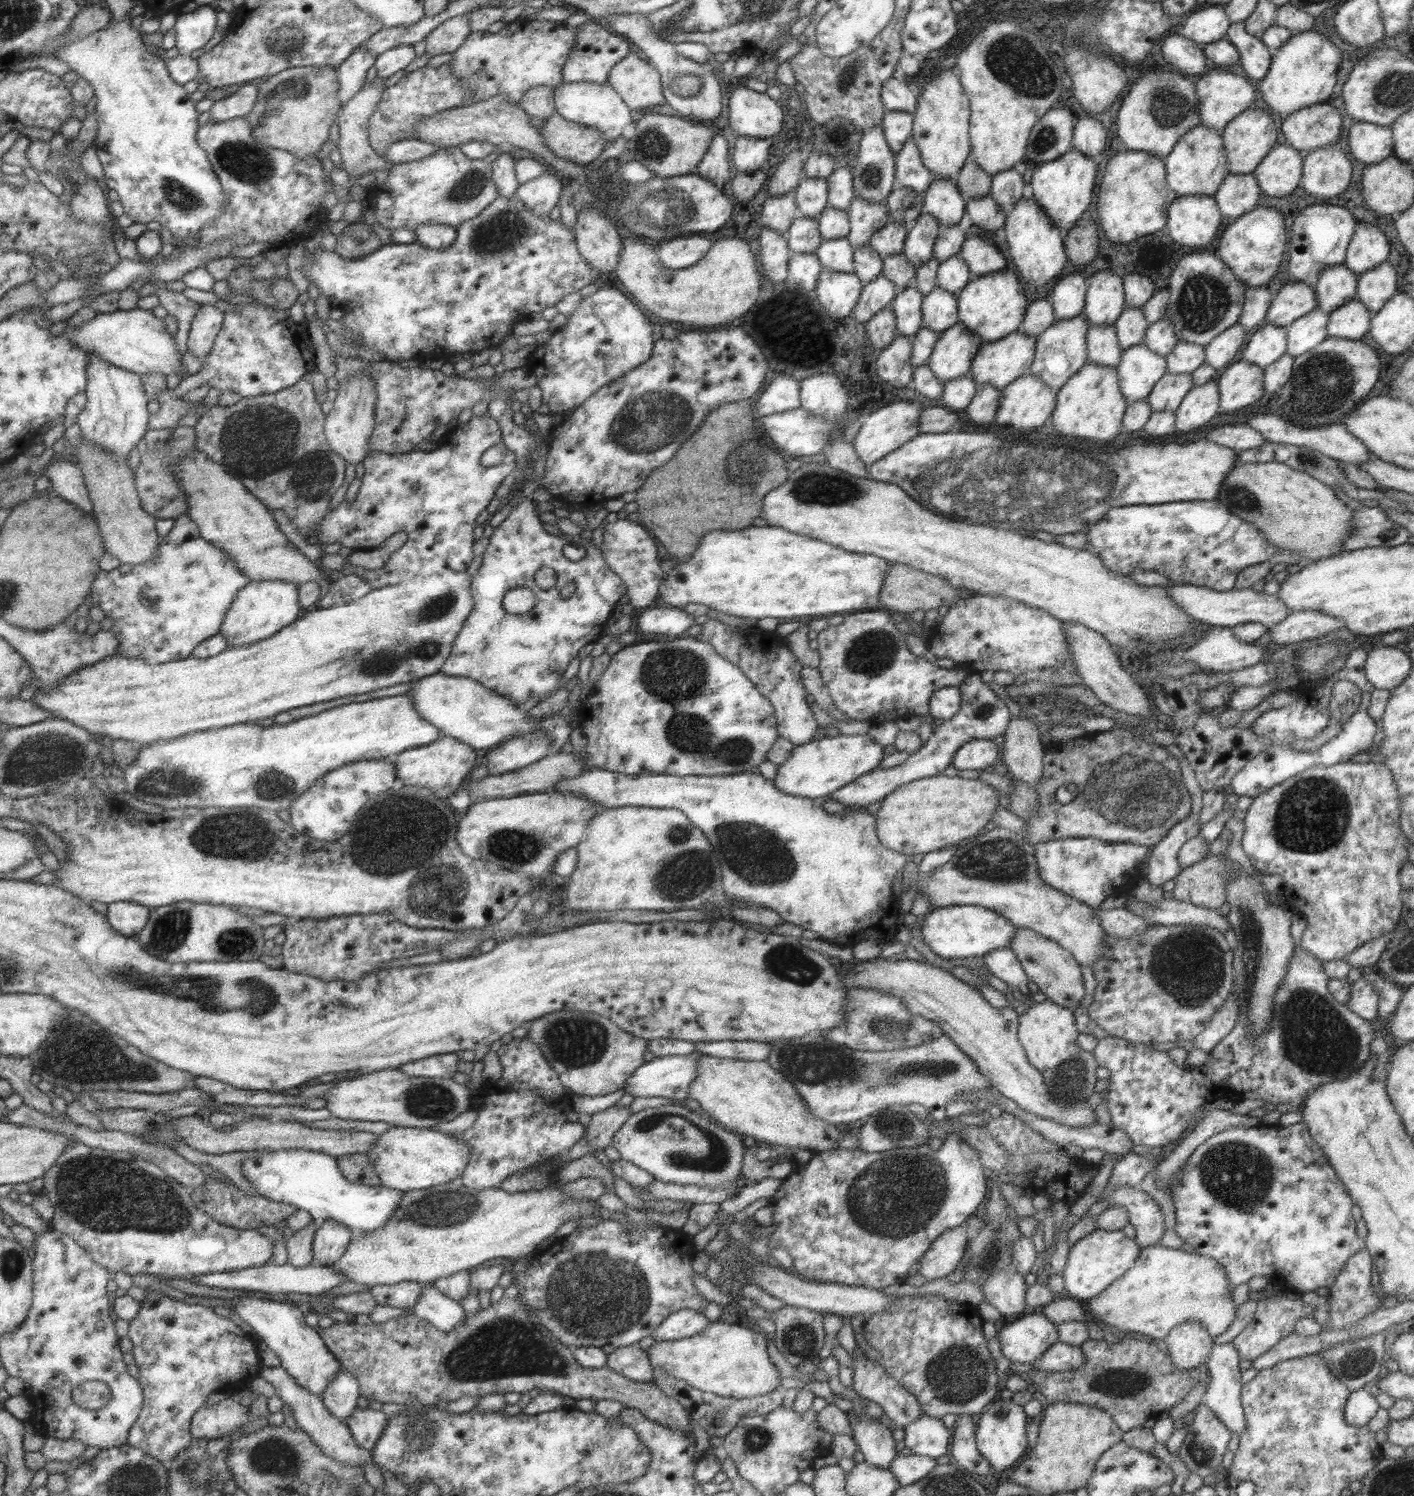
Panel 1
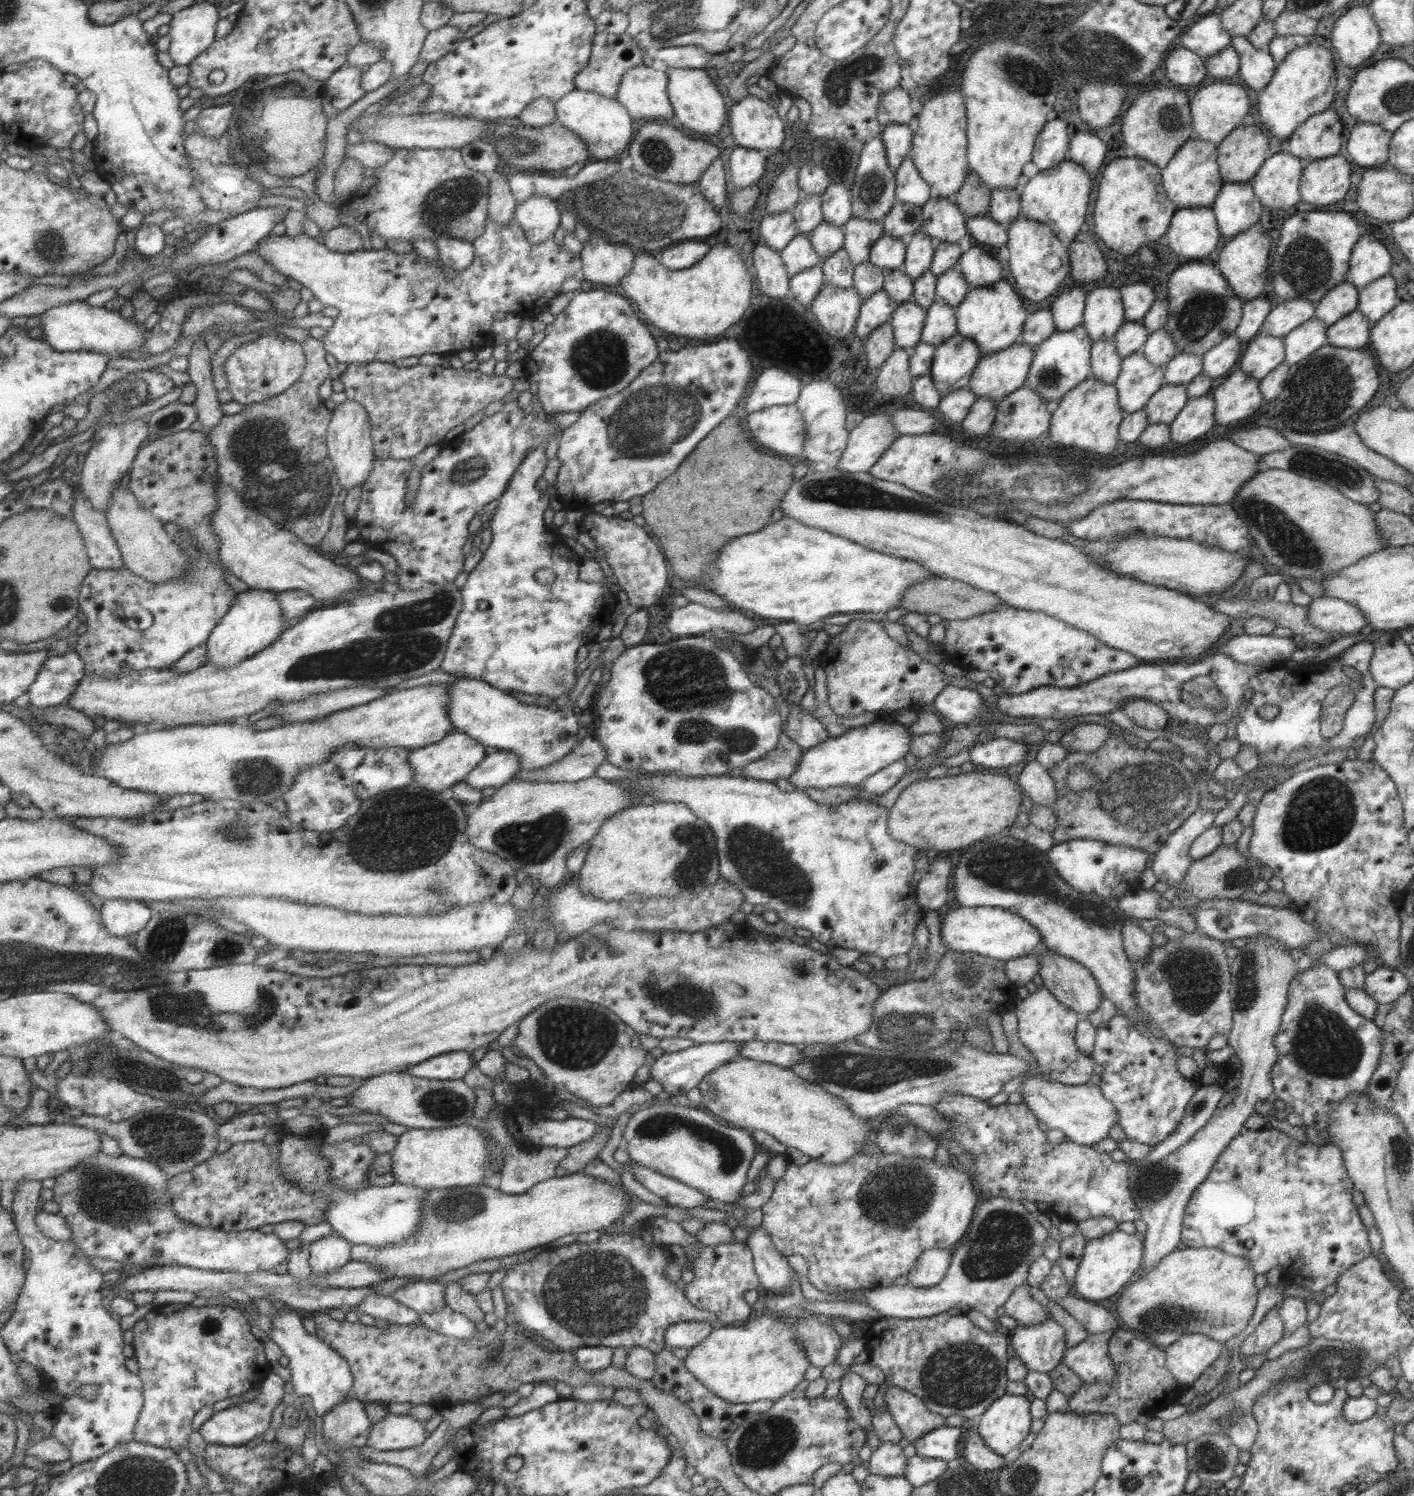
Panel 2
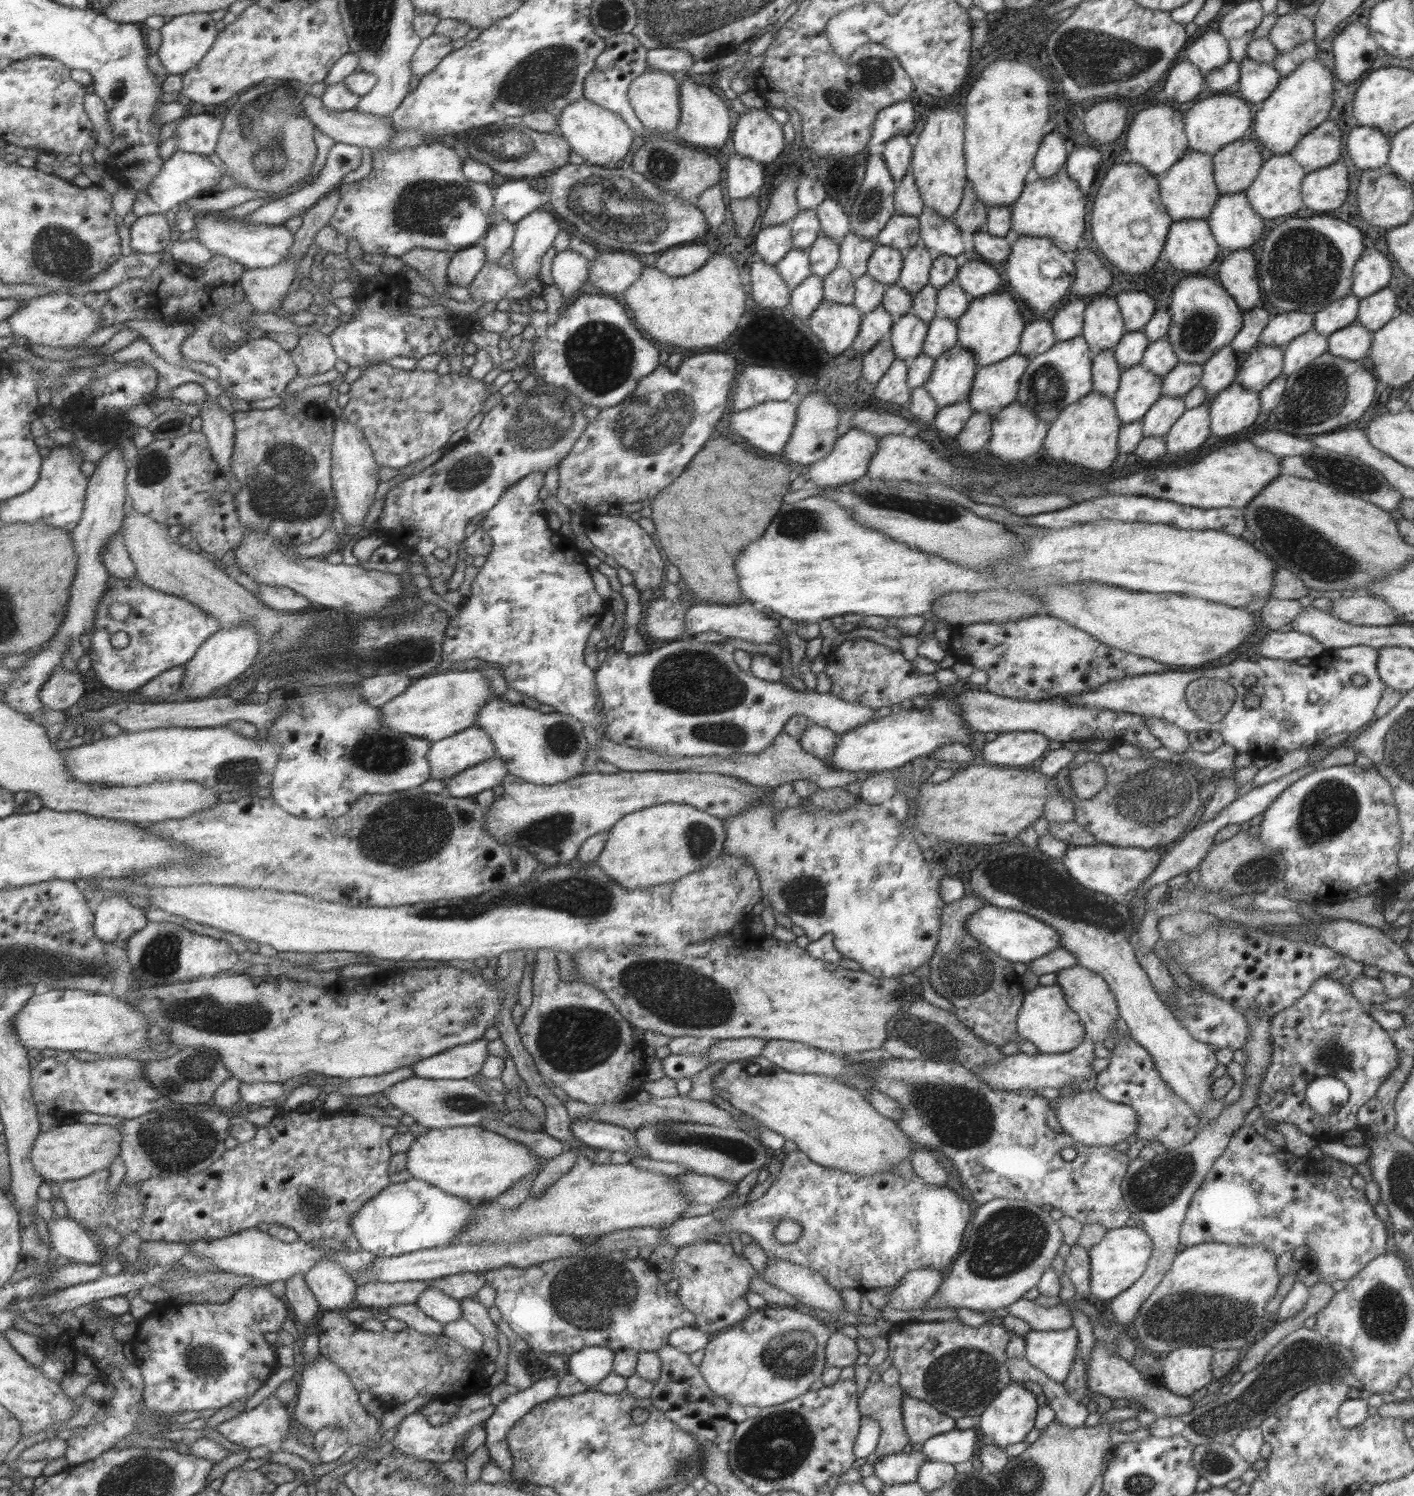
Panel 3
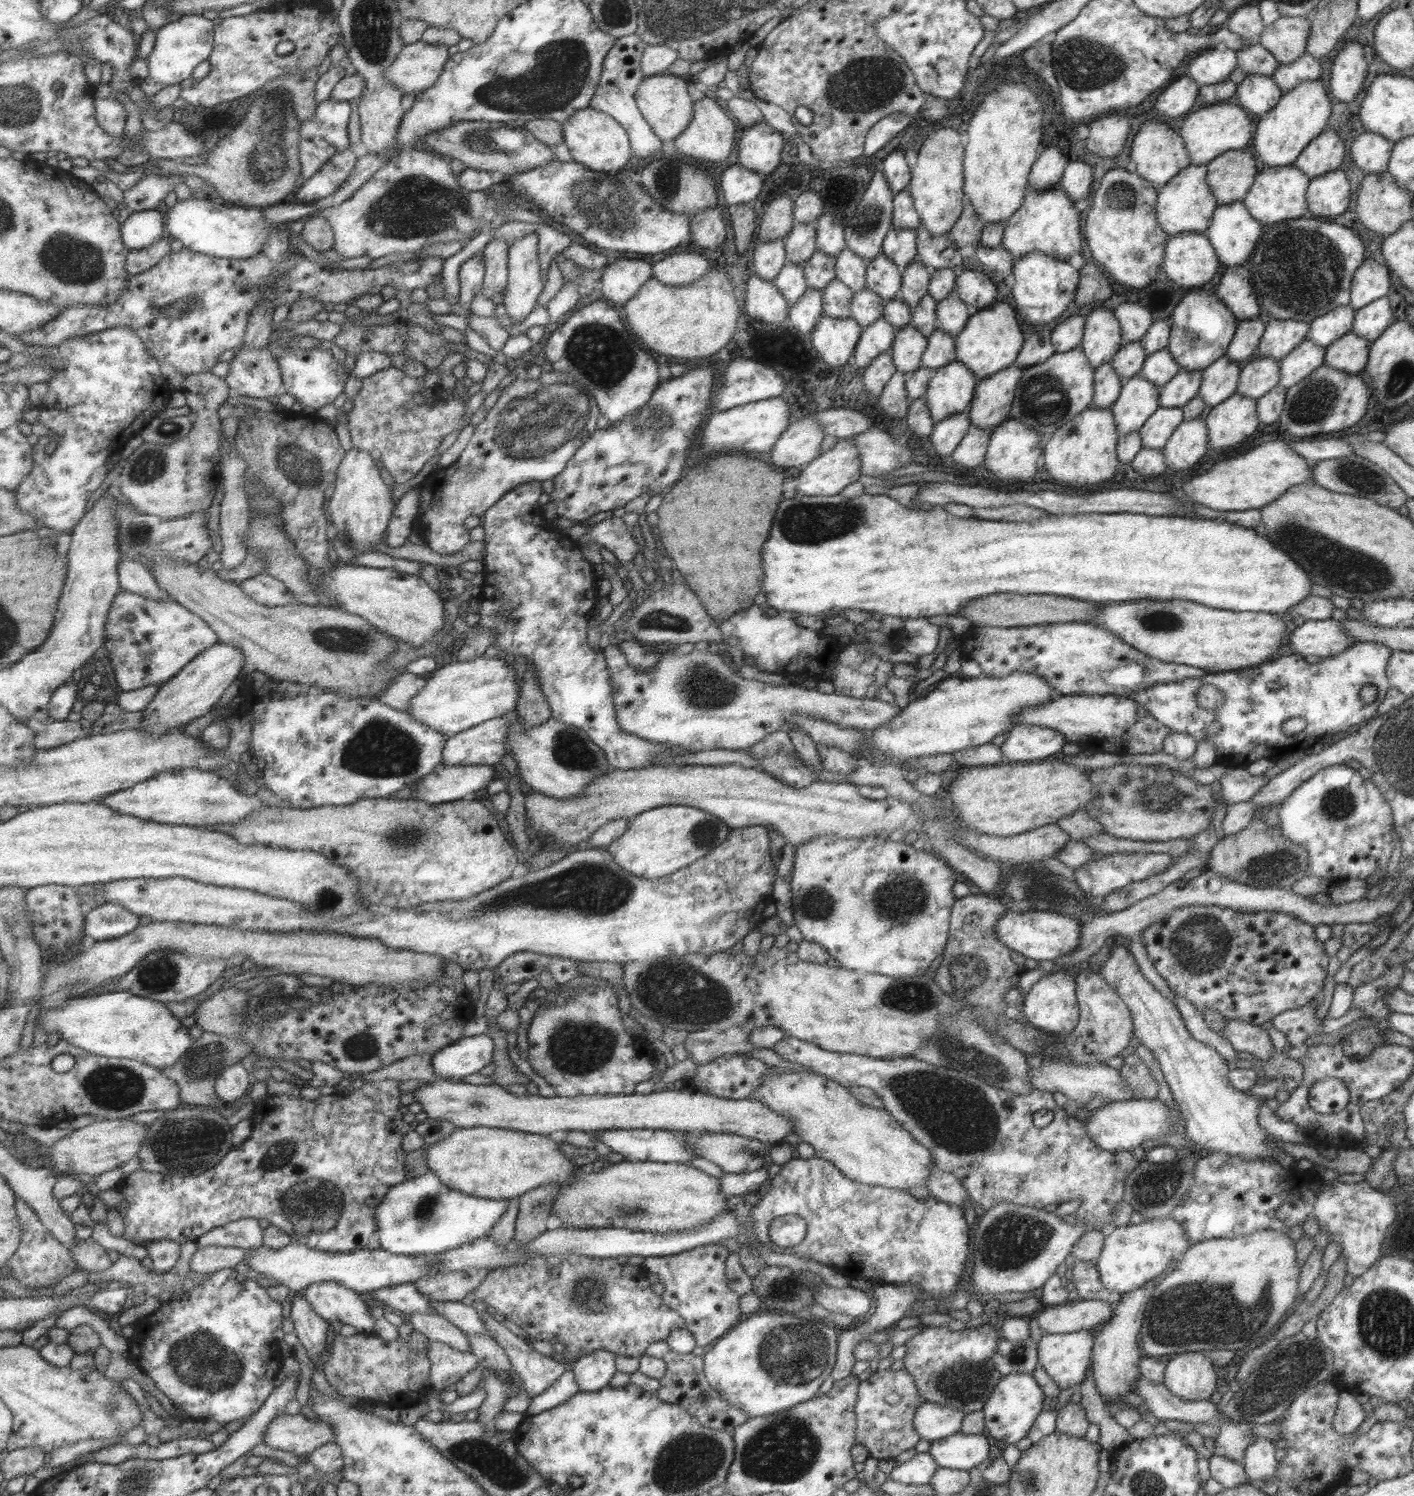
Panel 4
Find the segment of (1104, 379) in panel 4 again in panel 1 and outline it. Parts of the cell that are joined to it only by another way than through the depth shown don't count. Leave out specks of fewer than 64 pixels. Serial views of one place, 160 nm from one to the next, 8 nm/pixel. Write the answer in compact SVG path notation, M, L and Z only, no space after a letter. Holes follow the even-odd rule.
M1088 324L1085 341L1087 362L1110 367L1118 365L1122 348L1119 347L1116 330L1112 325Z

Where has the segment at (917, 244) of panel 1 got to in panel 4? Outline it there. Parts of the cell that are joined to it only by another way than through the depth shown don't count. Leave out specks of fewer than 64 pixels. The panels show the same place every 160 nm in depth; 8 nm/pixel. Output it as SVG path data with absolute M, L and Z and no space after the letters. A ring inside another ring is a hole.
M917 258L909 262L905 269L901 270L898 299L910 308L917 306L917 302L928 294L928 283L932 272L929 266L923 266Z

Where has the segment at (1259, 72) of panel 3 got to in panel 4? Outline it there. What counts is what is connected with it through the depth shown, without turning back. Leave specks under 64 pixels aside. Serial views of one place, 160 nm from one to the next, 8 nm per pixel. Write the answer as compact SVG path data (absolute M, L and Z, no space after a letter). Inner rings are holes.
M1246 74L1236 85L1235 93L1242 108L1249 112L1249 115L1259 117L1275 106L1283 92L1272 77Z

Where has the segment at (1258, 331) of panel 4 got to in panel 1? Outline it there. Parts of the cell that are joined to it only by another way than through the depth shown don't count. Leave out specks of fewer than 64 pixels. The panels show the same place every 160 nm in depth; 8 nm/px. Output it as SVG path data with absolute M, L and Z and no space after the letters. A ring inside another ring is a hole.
M1266 287L1249 288L1244 293L1244 304L1238 318L1238 324L1243 330L1252 333L1266 322L1264 320L1269 304L1271 304L1271 292Z

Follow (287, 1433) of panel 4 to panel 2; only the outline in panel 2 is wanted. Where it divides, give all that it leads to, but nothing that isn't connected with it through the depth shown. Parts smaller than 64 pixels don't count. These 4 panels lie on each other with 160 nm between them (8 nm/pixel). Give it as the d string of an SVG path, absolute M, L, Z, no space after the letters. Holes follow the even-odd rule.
M269 1373L265 1377L261 1393L252 1401L243 1401L236 1405L231 1405L226 1409L214 1412L199 1428L198 1432L207 1444L239 1446L251 1442L253 1438L265 1434L271 1420L271 1412L273 1408L281 1401L284 1394L284 1382L277 1375Z

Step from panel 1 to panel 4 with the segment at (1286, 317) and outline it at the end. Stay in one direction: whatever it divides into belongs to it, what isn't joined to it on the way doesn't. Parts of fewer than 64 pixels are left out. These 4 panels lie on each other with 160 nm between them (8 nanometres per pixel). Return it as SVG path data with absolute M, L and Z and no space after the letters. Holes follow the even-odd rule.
M1271 318L1266 323L1256 354L1279 360L1306 340L1308 329L1309 323Z

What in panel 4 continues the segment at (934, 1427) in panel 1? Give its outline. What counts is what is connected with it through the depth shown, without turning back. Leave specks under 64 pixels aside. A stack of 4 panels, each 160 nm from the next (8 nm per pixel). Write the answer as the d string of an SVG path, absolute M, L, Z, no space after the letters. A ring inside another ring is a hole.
M960 1431L931 1441L927 1453L938 1467L968 1471L987 1457L989 1445L985 1433L963 1434Z

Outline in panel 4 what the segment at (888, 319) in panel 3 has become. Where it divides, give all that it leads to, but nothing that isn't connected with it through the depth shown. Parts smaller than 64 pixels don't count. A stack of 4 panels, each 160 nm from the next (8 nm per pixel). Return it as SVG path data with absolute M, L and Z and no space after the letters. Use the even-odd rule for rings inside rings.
M881 316L873 324L861 328L861 335L852 352L857 368L864 369L877 354L889 350L895 330L883 319Z

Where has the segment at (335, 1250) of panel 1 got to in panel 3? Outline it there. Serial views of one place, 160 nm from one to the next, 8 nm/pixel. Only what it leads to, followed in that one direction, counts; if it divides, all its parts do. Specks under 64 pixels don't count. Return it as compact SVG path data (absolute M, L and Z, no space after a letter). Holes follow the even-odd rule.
M321 1260L304 1274L304 1282L319 1307L325 1311L347 1310L357 1286L342 1266L331 1260Z

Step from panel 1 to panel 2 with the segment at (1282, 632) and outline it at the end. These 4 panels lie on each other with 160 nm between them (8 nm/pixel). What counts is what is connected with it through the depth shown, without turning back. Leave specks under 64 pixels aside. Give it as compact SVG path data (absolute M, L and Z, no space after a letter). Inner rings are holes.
M1312 597L1306 606L1306 621L1318 630L1348 635L1358 632L1366 620L1360 610L1340 598Z

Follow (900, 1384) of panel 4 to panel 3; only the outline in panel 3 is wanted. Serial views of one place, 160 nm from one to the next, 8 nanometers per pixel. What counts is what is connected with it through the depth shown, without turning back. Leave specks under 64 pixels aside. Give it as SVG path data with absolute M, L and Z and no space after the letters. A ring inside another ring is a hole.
M881 1381L867 1383L858 1397L857 1406L861 1415L873 1417L880 1428L875 1453L880 1456L901 1452L905 1444L910 1443L906 1435L902 1414L901 1399L905 1395L895 1385L884 1385Z

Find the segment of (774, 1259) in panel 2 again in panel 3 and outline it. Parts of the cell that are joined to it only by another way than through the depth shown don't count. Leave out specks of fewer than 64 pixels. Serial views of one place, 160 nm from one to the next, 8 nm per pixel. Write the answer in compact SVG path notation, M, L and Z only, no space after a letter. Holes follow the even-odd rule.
M767 1259L761 1280L783 1290L801 1305L812 1306L827 1311L832 1317L842 1312L840 1292L835 1291L819 1272L787 1262L787 1260Z

